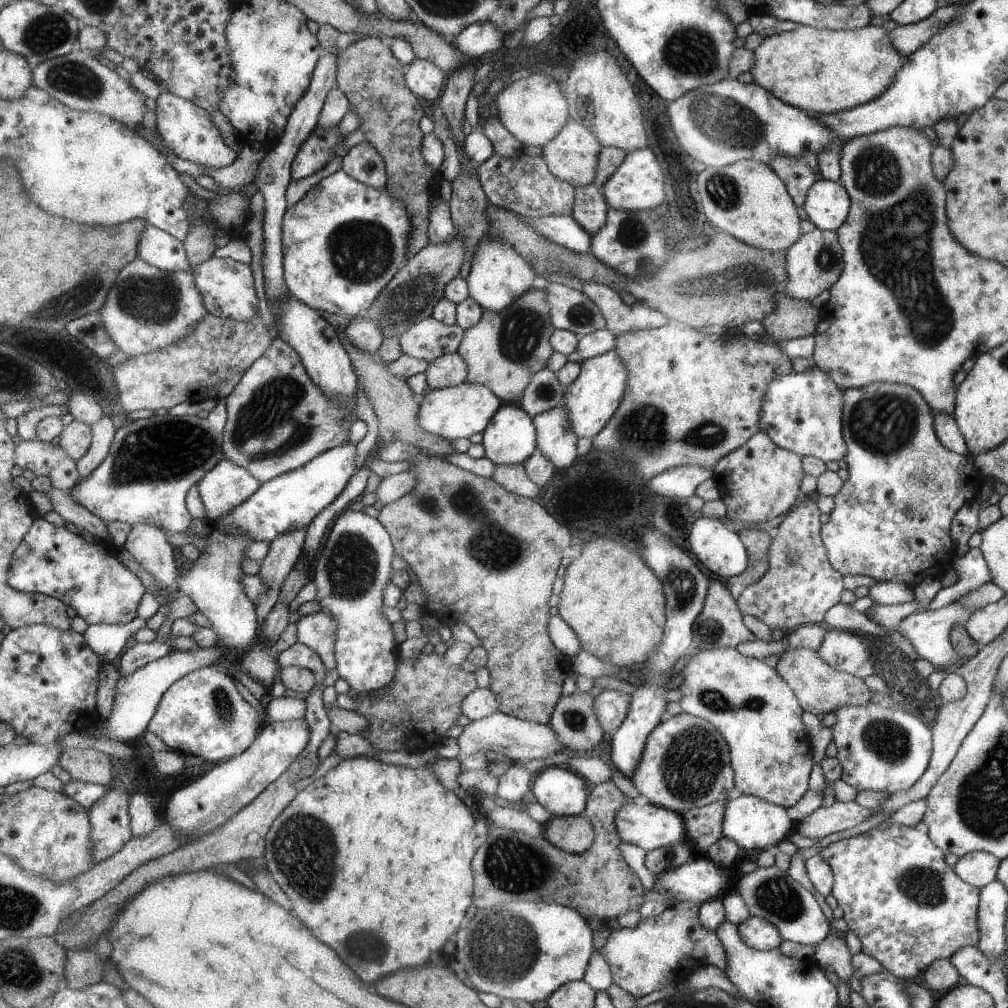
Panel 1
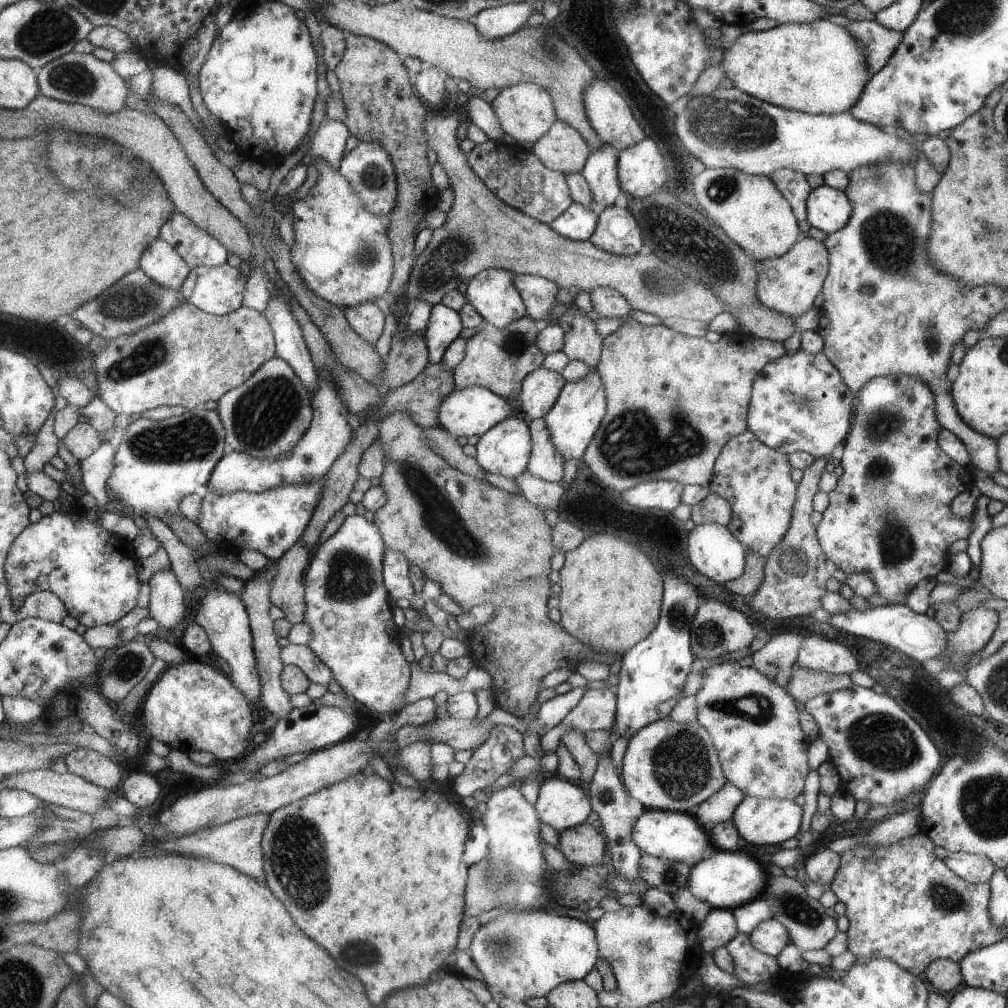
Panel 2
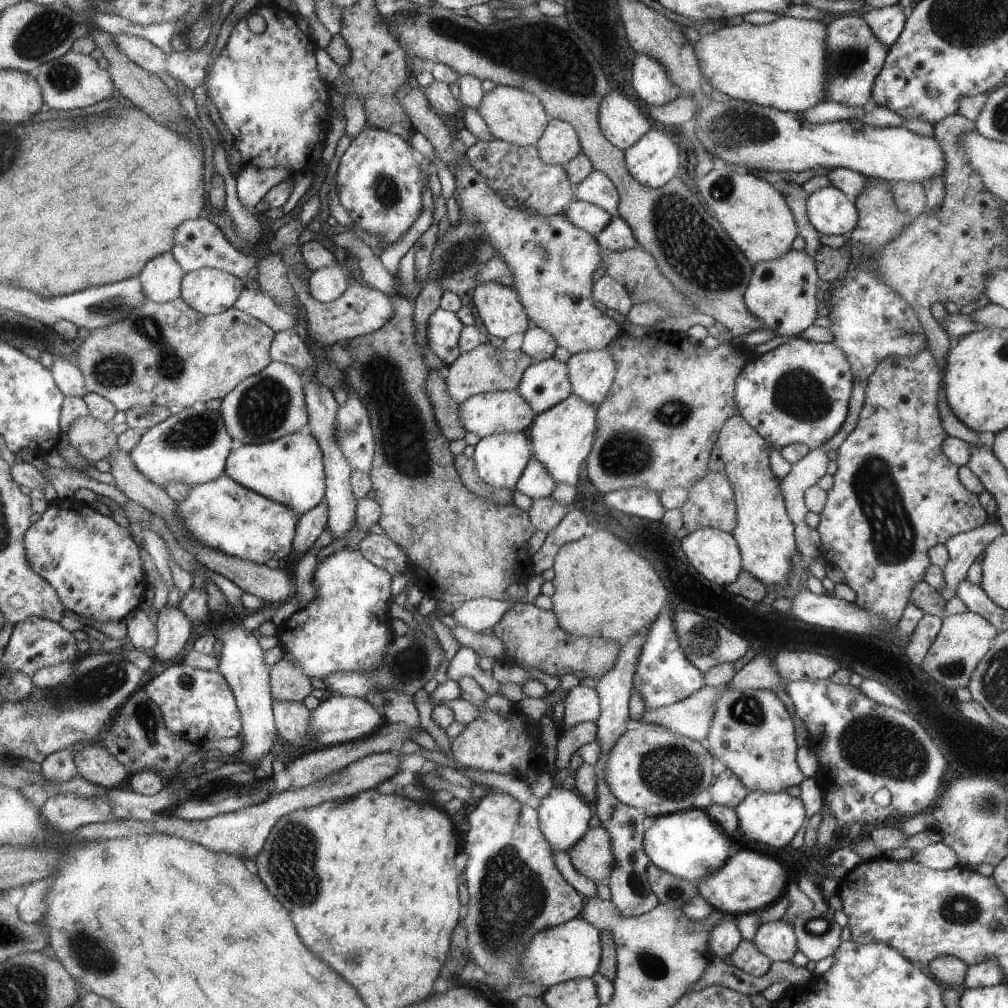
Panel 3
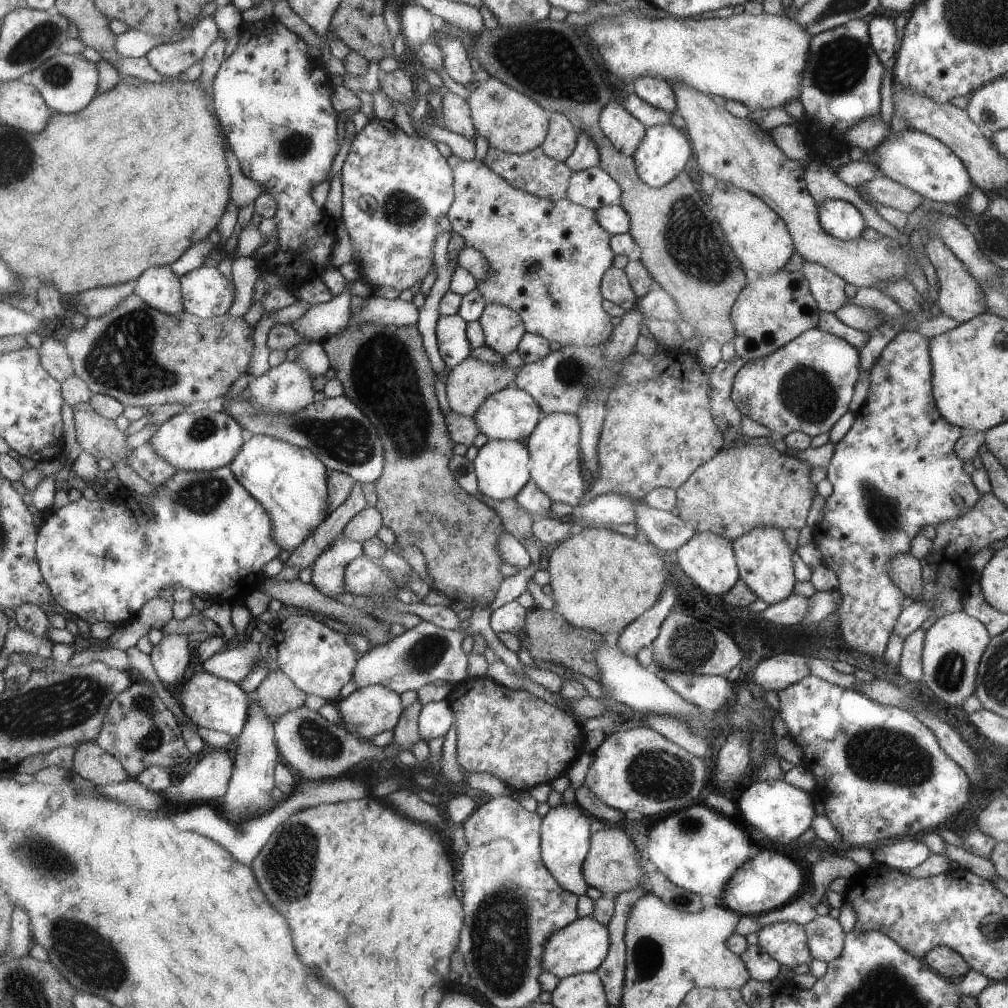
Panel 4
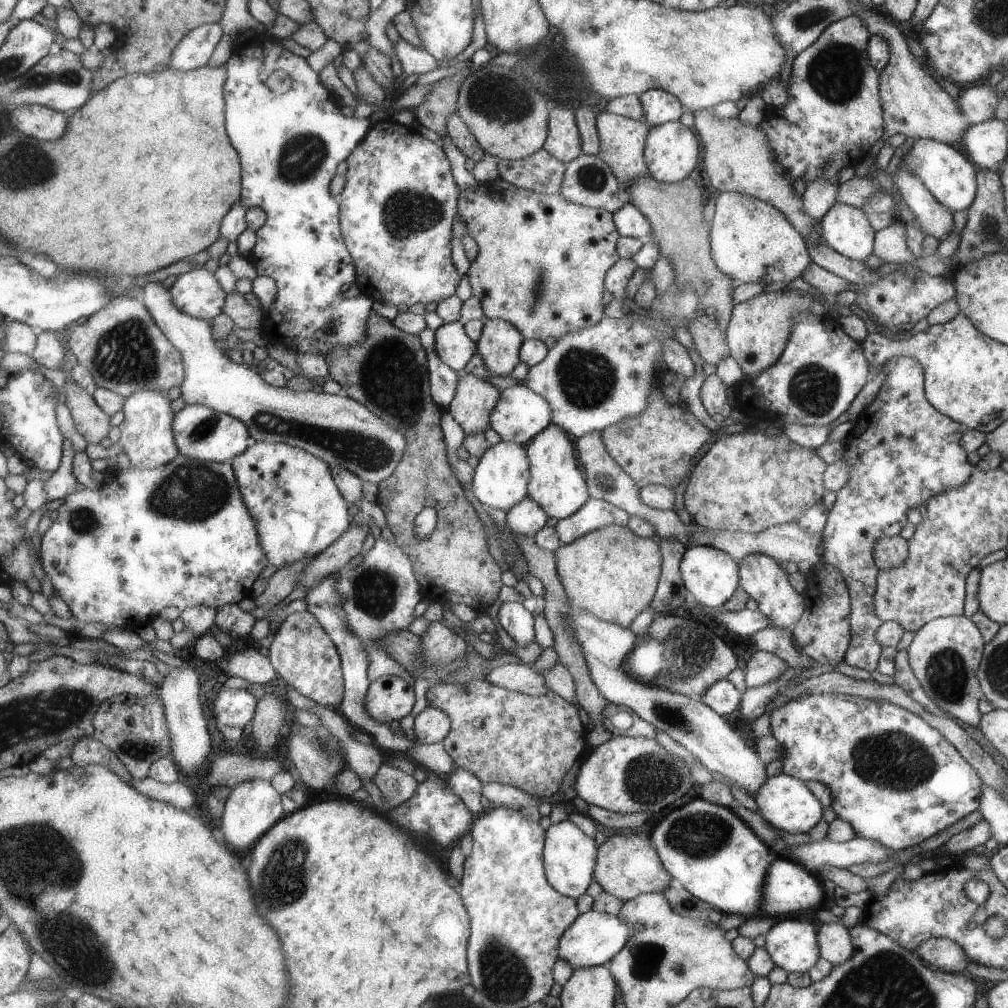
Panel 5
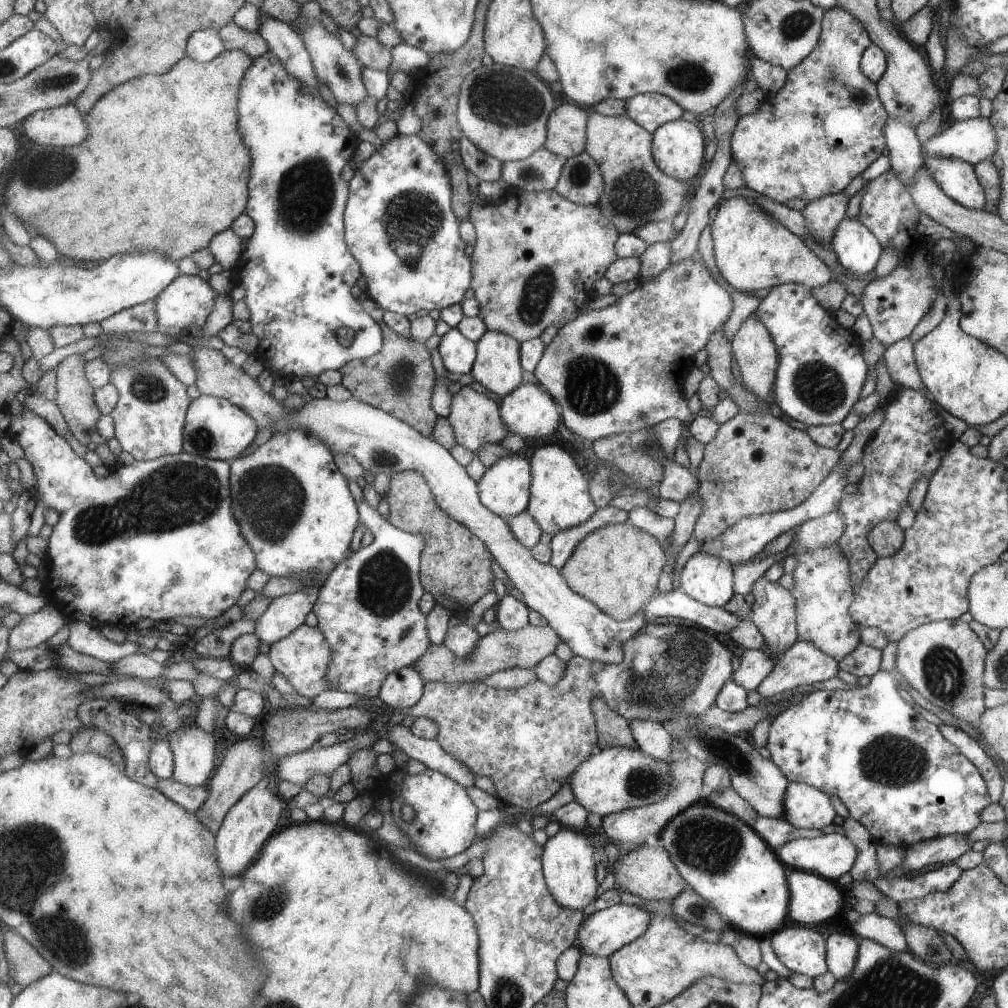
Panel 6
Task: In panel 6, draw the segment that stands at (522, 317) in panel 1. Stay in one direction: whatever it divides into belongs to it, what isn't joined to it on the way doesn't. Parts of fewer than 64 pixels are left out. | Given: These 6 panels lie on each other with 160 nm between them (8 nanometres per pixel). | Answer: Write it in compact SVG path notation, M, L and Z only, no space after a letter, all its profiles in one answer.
M465 385L458 393L454 394L452 409L447 417L458 444L472 451L475 456L484 444L501 443L502 440L511 434L509 427L503 420L500 404L493 398L473 390L471 386Z

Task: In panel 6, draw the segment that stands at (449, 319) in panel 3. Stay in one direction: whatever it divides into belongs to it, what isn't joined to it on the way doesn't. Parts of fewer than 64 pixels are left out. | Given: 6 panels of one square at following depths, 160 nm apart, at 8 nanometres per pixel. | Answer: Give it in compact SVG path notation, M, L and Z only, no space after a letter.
M458 326L441 336L437 349L450 372L459 374L472 372L478 355L478 344L474 340L469 340Z

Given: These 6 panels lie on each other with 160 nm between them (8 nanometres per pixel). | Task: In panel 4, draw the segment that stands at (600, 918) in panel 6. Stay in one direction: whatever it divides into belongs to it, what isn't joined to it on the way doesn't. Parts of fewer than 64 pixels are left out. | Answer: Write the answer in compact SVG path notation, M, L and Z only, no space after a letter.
M577 917L563 928L553 932L544 944L541 968L546 973L563 979L572 974L594 971L608 954L610 940L608 928L600 925L593 917Z

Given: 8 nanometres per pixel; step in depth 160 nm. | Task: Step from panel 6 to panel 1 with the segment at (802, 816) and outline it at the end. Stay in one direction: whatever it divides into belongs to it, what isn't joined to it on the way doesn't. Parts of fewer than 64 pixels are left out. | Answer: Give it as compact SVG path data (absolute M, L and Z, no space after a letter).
M736 794L724 804L721 834L731 839L739 848L757 850L783 840L787 834L792 833L793 826L791 815L783 807L769 804L766 800L751 795Z

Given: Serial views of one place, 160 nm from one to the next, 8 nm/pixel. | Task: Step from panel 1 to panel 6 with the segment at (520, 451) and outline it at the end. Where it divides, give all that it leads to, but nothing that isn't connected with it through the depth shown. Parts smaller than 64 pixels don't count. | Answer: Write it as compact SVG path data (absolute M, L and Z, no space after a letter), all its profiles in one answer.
M513 453L500 458L492 467L487 469L483 478L479 480L481 502L495 514L506 520L527 511L532 495L532 463L531 460Z

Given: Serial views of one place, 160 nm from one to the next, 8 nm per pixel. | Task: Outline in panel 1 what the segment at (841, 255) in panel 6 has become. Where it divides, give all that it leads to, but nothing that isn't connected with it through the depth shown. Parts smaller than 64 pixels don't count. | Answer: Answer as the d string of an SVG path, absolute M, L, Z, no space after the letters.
M823 178L808 188L803 204L807 219L824 231L836 231L847 218L850 206L851 198L844 185Z

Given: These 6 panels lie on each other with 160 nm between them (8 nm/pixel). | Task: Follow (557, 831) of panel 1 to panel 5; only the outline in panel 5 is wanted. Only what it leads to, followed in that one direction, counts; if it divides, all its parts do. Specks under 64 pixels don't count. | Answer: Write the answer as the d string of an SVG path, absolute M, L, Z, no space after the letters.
M619 832L605 837L598 848L596 870L592 875L602 890L619 902L625 902L641 893L663 893L669 884L674 884L649 840L642 840L635 832Z

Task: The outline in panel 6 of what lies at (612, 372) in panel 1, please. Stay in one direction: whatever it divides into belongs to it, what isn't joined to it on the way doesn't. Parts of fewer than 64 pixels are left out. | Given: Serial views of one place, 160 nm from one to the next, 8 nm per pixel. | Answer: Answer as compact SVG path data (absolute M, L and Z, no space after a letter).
M545 444L534 452L531 463L532 495L528 511L537 519L540 529L553 536L564 528L575 527L587 521L595 512L595 506L591 502L590 492L587 492L587 480L573 458L563 448Z

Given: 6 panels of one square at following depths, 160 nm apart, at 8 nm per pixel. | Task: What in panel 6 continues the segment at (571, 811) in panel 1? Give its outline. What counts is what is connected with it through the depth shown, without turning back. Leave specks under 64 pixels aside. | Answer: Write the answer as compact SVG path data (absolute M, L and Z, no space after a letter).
M561 827L546 840L542 848L544 881L548 891L561 906L582 912L582 908L592 902L597 892L593 846L581 831Z

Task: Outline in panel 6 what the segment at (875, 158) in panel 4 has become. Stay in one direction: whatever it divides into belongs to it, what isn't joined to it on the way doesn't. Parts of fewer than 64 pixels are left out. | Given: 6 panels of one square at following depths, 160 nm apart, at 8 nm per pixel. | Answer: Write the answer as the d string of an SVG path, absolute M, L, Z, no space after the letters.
M934 156L923 158L923 166L945 196L970 209L984 207L984 189L973 165L959 159Z

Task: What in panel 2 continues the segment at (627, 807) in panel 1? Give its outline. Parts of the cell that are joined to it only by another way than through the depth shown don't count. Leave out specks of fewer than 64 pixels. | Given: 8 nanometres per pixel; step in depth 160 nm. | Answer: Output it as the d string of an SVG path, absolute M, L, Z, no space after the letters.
M644 809L634 820L631 830L631 840L641 852L667 861L699 862L706 848L714 849L708 832L689 813Z

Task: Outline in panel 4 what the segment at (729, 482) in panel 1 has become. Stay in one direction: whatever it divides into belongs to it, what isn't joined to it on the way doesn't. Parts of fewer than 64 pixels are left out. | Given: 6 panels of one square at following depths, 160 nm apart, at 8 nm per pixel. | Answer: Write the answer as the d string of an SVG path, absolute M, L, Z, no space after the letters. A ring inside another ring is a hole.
M737 355L730 358L729 361L720 359L709 373L709 410L723 437L719 452L743 445L744 438L745 442L748 440L739 431L741 413L736 404L733 404L730 396L733 377L743 363L742 358ZM753 527L751 531L739 535L730 541L735 550L736 564L739 566L739 578L745 581L756 598L761 598L769 605L791 595L793 590L793 570L791 570L791 554L794 550L785 540L784 530L777 527Z

